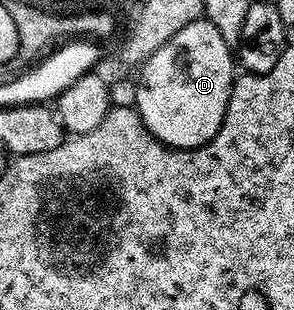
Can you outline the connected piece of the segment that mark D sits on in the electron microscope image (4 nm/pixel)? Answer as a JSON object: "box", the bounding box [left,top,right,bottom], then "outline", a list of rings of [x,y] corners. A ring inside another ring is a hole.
{"box":[135,19,235,149],"outline":[[[196,19],[191,25],[179,29],[179,33],[175,33],[175,37],[167,41],[167,45],[155,49],[155,53],[148,55],[144,63],[140,64],[141,76],[135,79],[135,110],[141,115],[145,128],[166,147],[192,149],[210,143],[221,128],[221,122],[227,113],[229,95],[233,92],[235,78],[233,67],[235,68],[235,55],[231,44],[219,37],[219,29],[215,29],[215,25],[211,25],[208,19]]]}

